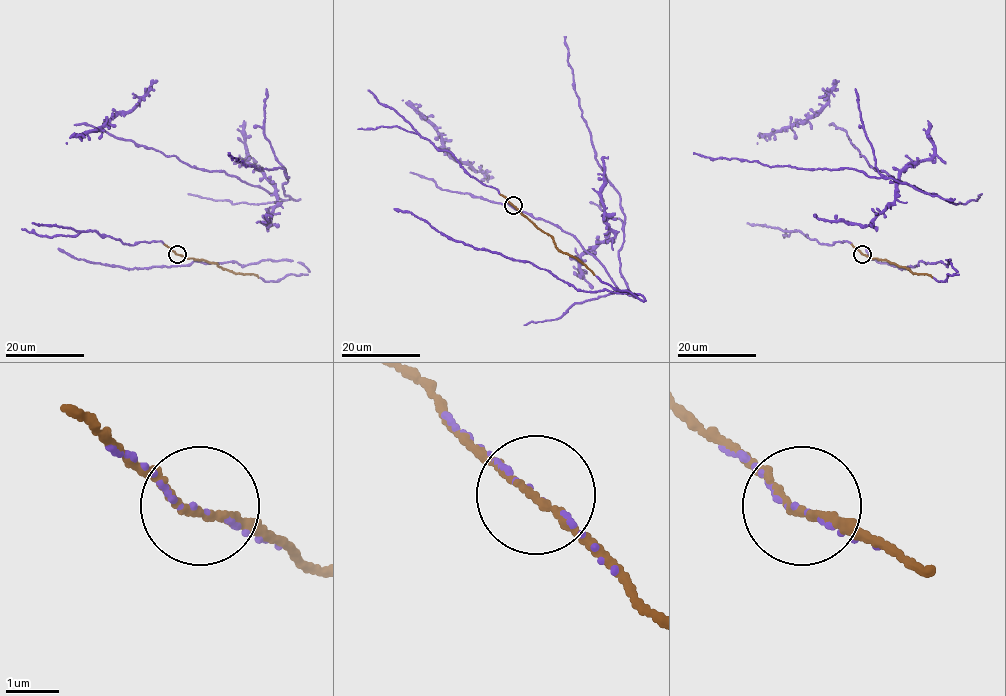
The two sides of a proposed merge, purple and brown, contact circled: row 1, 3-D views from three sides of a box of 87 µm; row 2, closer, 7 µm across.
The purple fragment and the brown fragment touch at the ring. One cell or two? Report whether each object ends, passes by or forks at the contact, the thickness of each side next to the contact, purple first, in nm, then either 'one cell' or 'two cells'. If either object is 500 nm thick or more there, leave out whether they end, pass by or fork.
purple ends there; brown passes by; 70 nm thick on the purple side, 140 nm on the other; one cell

